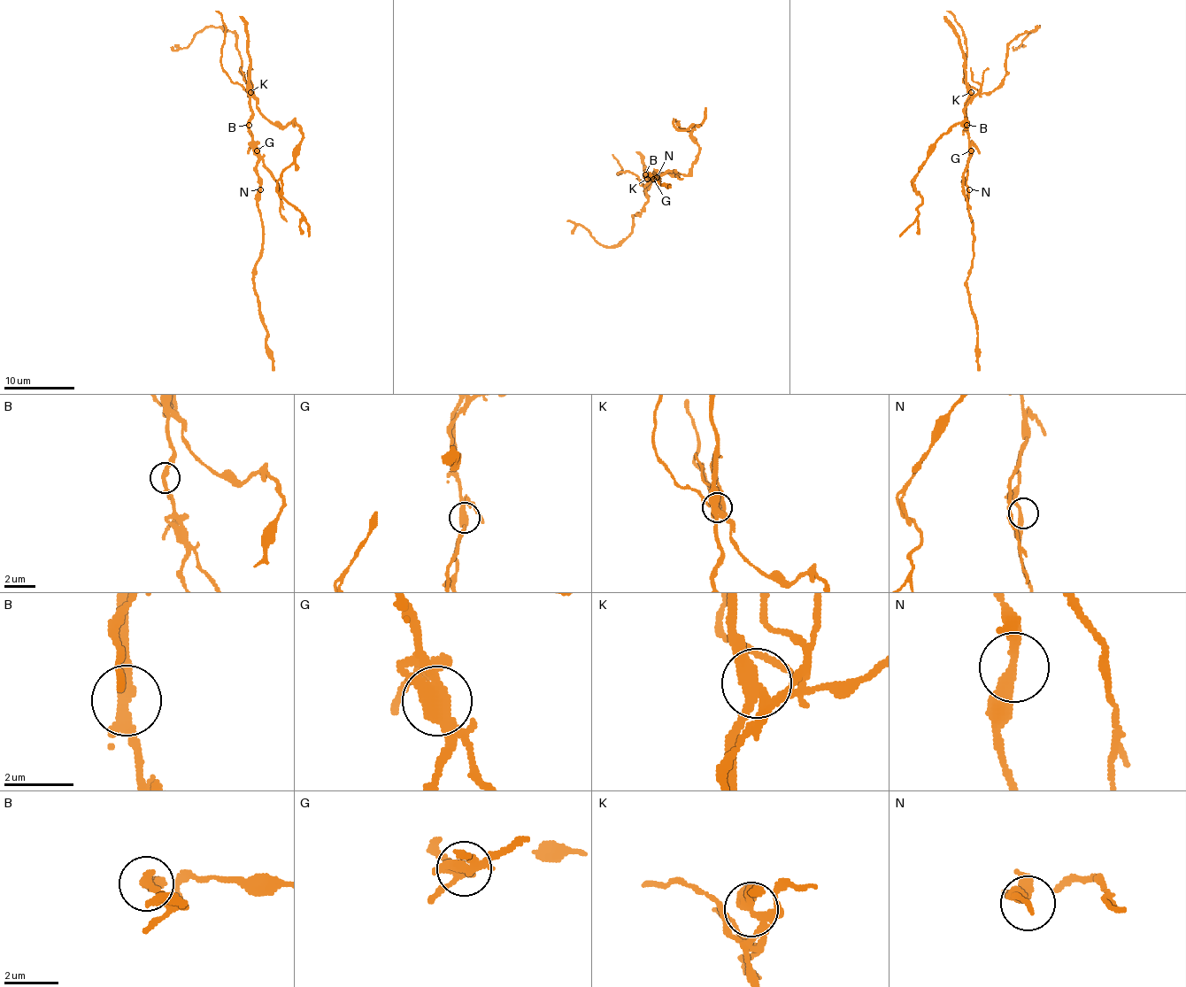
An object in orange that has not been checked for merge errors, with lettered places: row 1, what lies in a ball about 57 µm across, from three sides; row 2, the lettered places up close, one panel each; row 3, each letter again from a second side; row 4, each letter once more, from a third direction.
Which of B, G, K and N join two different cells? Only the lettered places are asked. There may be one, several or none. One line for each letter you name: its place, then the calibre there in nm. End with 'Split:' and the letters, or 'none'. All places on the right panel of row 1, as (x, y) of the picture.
G: (971, 150) | 360 nm
K: (971, 92) | 360 nm
Split: G, K

